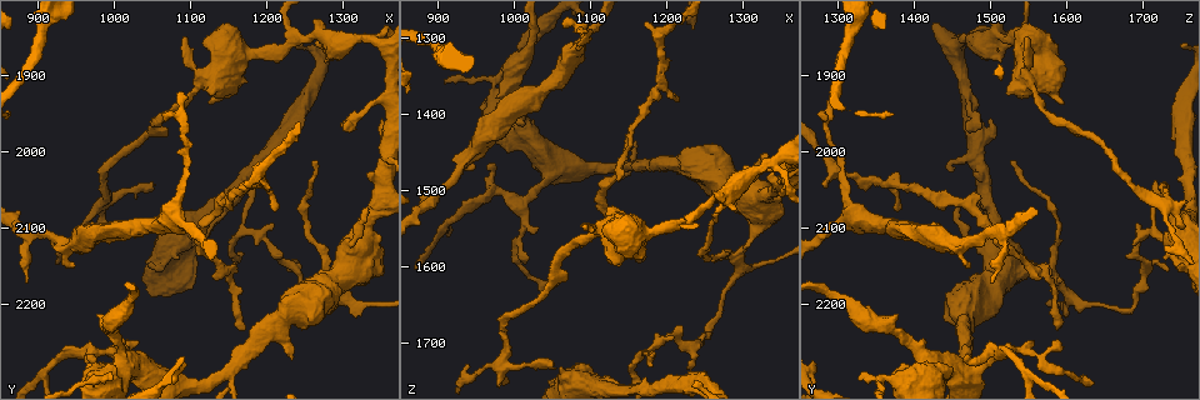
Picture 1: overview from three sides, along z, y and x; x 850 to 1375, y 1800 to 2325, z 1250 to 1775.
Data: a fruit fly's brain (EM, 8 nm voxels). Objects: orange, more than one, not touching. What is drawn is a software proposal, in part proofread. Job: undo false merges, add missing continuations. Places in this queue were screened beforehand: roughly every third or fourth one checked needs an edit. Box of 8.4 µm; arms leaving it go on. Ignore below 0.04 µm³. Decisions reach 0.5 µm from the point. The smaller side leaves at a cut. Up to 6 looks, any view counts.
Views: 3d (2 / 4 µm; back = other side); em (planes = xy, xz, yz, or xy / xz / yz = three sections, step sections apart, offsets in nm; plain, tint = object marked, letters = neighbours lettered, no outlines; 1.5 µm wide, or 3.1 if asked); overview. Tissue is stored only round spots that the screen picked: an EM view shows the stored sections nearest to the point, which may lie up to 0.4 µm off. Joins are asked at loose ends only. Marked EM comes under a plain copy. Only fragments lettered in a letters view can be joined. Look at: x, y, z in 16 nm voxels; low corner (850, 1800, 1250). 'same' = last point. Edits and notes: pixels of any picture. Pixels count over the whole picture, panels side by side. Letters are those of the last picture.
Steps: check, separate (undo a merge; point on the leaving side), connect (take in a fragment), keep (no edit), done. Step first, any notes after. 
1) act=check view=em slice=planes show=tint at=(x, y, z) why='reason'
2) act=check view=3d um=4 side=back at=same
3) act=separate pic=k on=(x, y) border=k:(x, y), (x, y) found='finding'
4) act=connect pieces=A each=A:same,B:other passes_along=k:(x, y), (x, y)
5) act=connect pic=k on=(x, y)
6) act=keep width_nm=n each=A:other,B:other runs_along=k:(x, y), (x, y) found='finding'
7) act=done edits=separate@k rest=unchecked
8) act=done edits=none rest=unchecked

act=check view=em slice=xz step=4 show=tint at=(1230, 2150, 1735) why='tapers out'

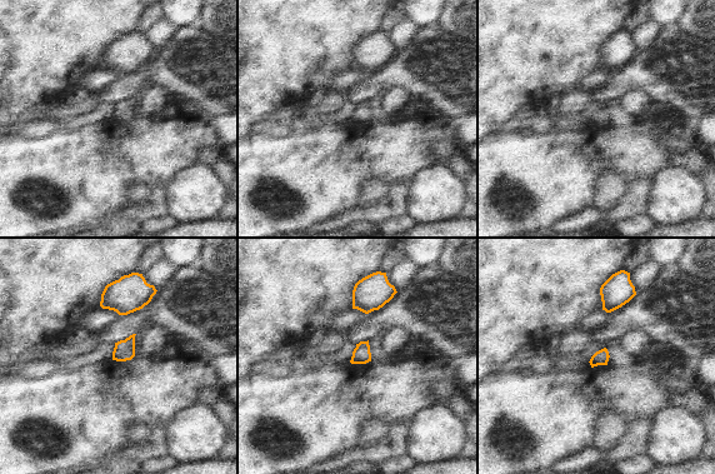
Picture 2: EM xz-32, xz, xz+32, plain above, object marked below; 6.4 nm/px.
act=check view=em slice=xz step=4 show=letters at=same why='what lies round it'

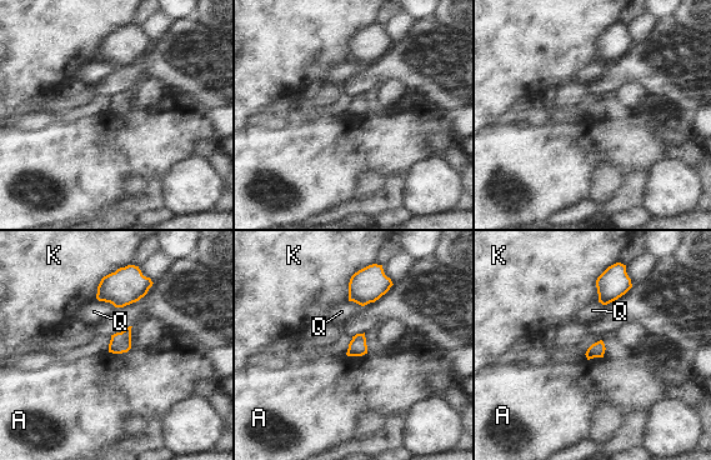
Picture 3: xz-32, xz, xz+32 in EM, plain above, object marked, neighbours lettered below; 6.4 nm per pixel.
act=keep longest_contact=K:190nm each=A:other,K:other,Q:other found='none of them fits'

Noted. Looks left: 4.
act=check view=3d um=2 at=(1210, 2080, 1380) why='free end'

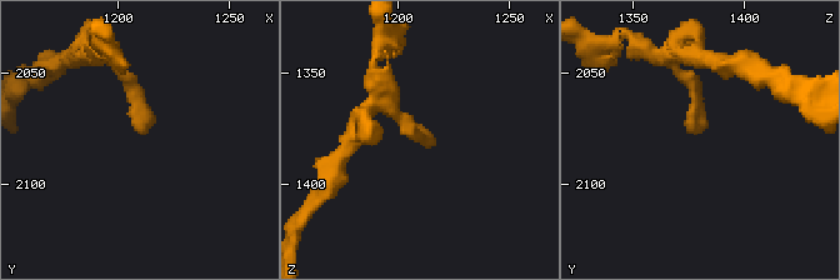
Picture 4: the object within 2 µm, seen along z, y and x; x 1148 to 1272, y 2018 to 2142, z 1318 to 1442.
act=check view=em slice=planes show=letters at=(1211, 2076, 1380) why='need the tissue'

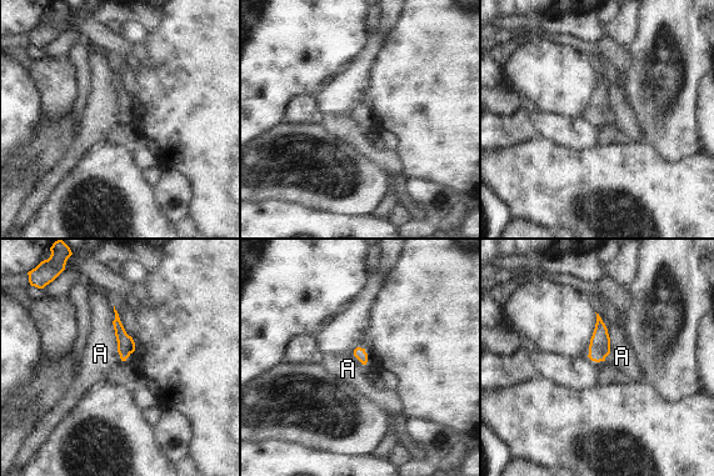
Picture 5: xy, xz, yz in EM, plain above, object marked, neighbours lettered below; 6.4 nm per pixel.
act=keep each=A:other border=5:(114, 305), (113, 329), (121, 360) found='no lettered fragment goes on from it'

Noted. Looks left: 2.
act=check view=em slice=planes show=letters at=(965, 2265, 1465) why='thin end'

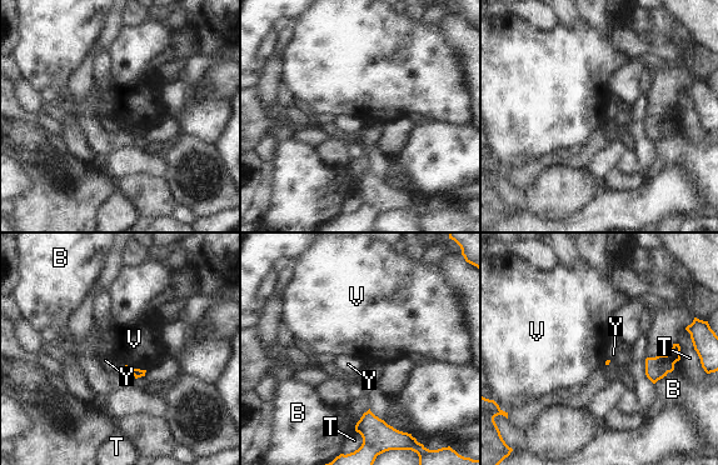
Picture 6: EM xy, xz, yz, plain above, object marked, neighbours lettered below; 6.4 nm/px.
act=keep each=B:other,T:other,V:other,Y:other border=6:(123, 366), (128, 365), (145, 370) found='none of them fits'

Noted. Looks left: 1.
act=done edits=none rest=unchecked

